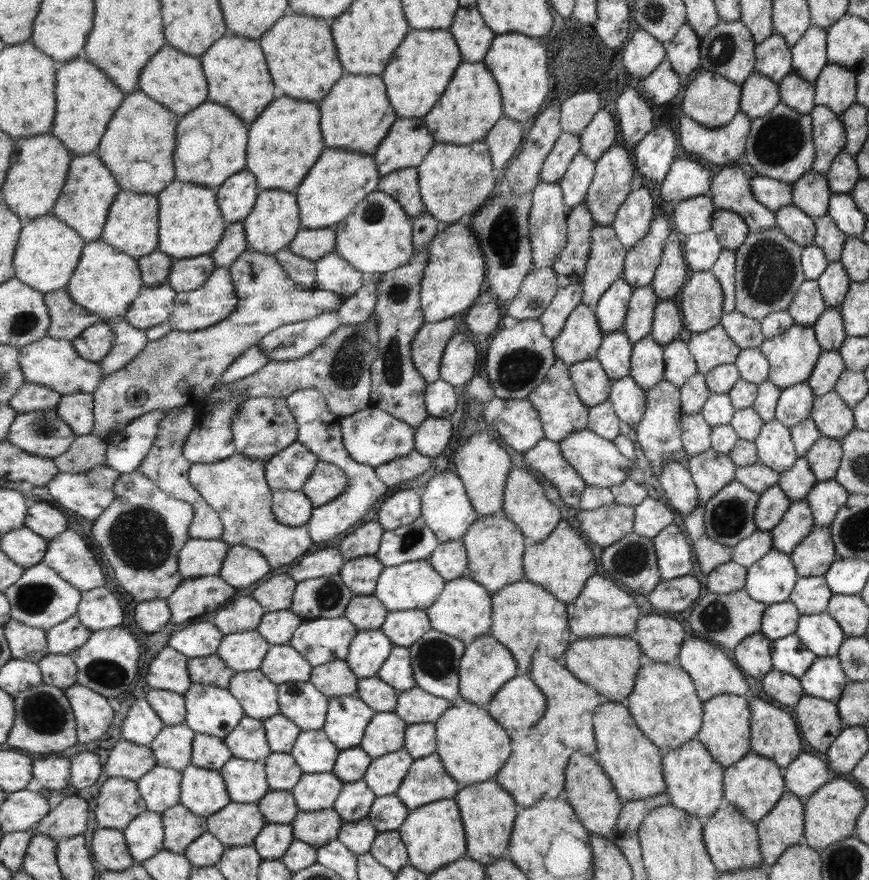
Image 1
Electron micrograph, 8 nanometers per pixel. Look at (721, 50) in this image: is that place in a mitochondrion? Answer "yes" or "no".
yes

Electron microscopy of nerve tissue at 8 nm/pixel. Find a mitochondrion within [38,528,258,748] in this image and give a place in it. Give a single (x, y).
(107, 672)

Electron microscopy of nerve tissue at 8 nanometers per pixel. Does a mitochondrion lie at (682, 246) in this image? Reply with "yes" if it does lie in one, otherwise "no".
no

